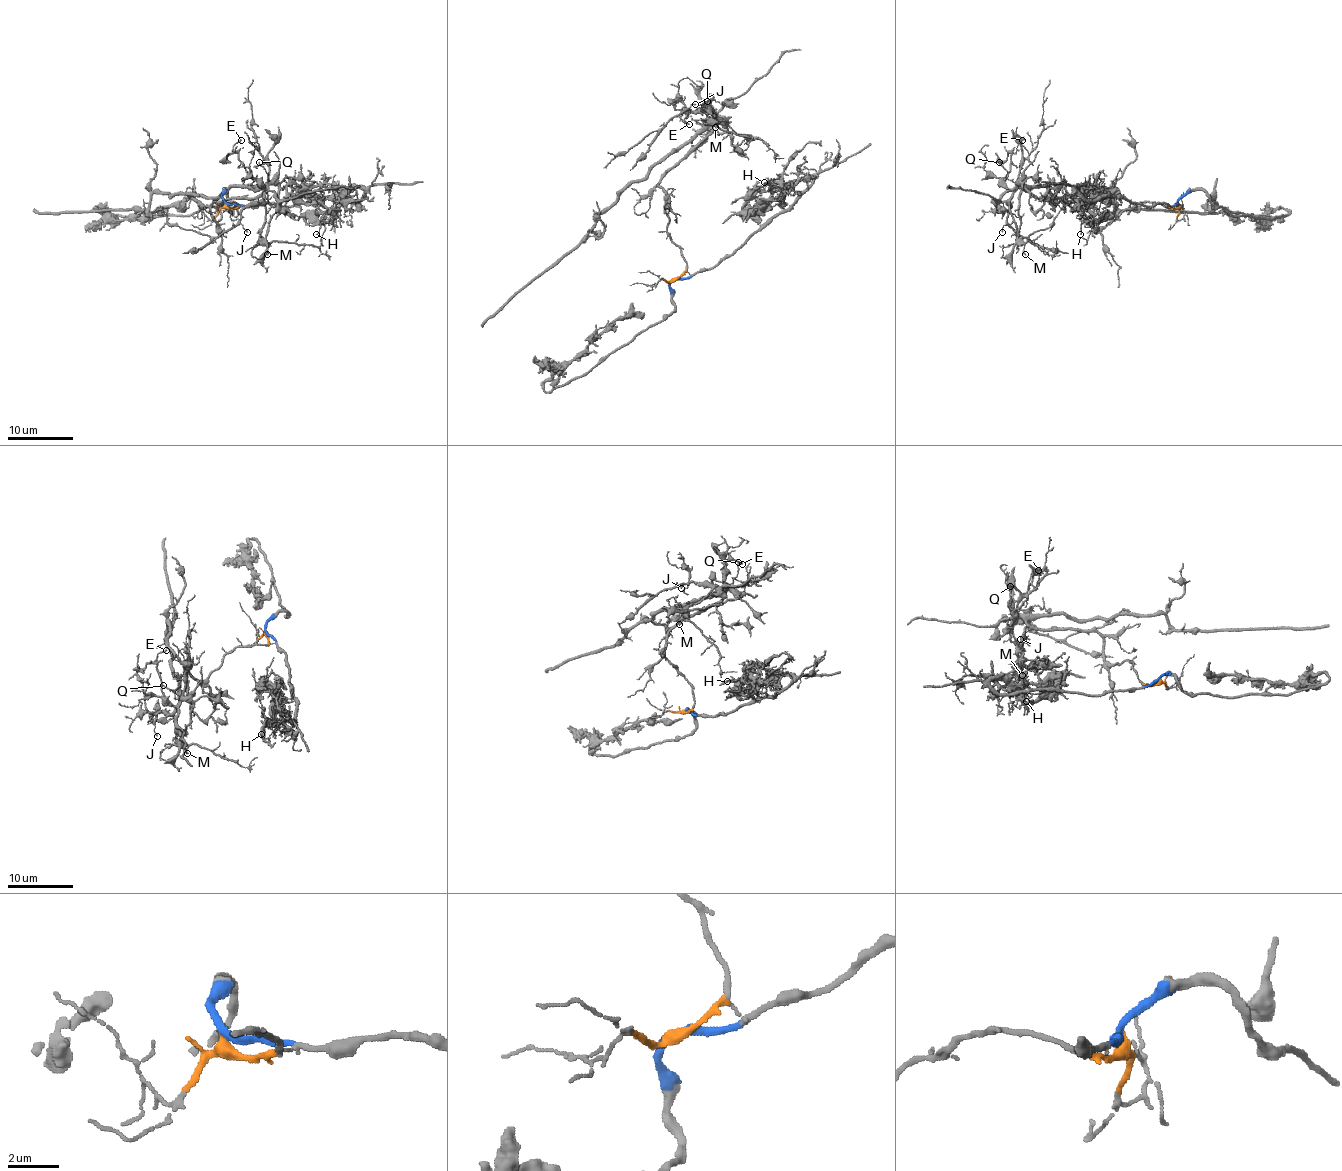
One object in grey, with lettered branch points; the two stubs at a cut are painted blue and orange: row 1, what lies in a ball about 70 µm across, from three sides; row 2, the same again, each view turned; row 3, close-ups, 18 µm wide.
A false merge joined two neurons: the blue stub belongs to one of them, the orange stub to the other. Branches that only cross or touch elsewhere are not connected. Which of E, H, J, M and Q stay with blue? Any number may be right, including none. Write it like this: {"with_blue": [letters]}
{"with_blue": ["H"]}

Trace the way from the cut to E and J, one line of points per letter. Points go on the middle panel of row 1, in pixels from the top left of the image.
E: (672, 280), (687, 262), (667, 232), (659, 185), (711, 130), (714, 113), (703, 105), (685, 112), (688, 123)
J: (672, 280), (687, 262), (667, 232), (666, 197), (659, 185), (711, 130), (708, 110), (688, 109), (695, 104)

